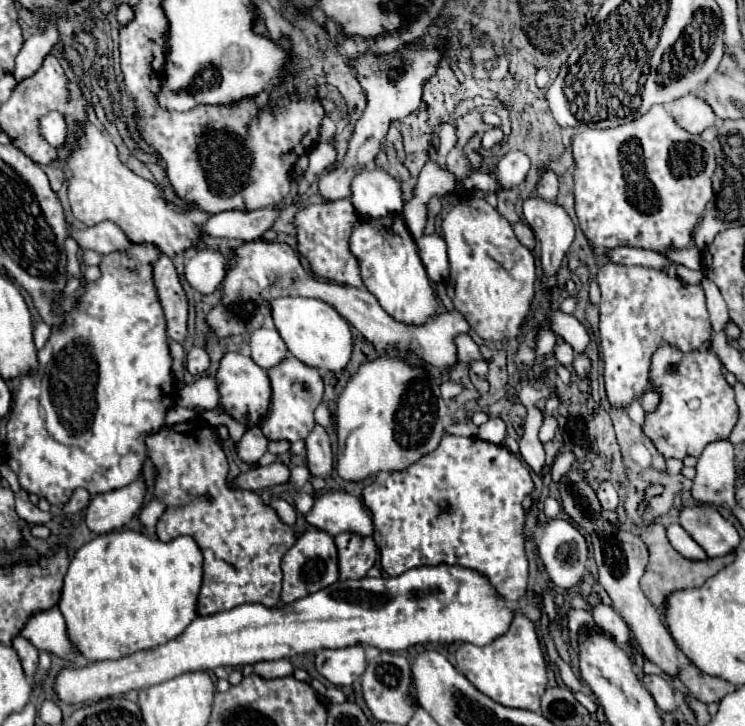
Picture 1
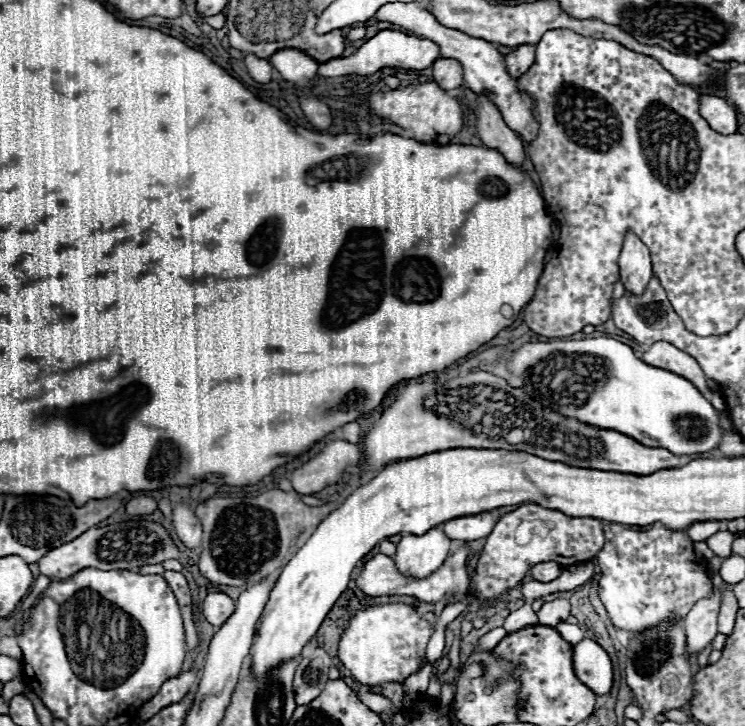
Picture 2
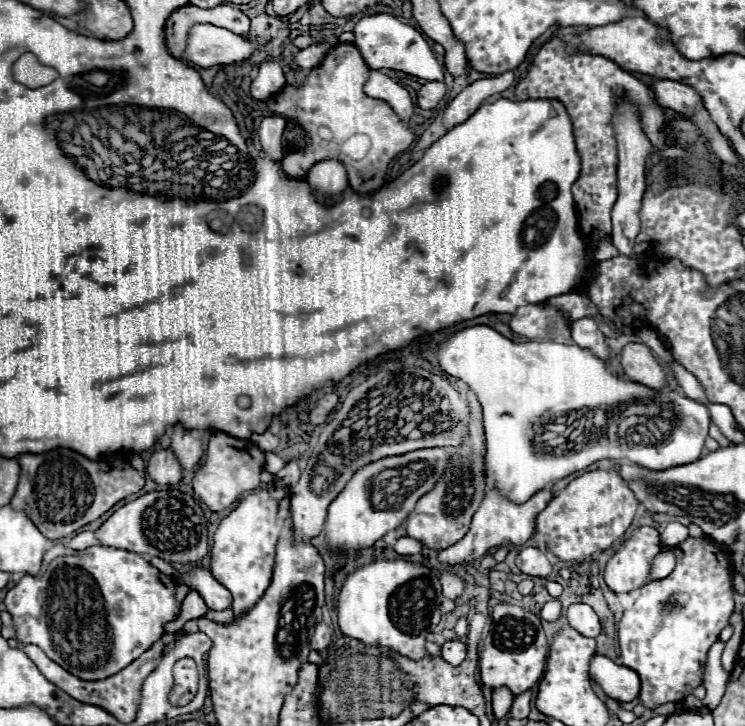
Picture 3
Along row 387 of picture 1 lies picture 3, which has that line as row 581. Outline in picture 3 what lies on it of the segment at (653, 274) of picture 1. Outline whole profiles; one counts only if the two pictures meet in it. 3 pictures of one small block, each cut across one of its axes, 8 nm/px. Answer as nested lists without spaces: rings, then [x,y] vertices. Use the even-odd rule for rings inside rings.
[[[642,526],[638,532],[608,560],[604,580],[616,594],[632,592],[650,582],[652,560],[662,552],[660,534],[652,526]]]

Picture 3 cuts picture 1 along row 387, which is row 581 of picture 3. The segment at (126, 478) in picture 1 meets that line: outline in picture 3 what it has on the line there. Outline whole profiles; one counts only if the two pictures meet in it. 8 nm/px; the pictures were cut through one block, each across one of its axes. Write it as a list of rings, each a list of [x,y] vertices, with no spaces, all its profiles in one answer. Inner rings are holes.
[[[92,546],[86,550],[68,550],[66,548],[66,550],[60,550],[60,554],[64,554],[64,556],[56,556],[50,562],[48,562],[48,556],[44,556],[44,568],[40,570],[40,574],[38,576],[22,576],[20,582],[6,594],[4,602],[6,602],[6,610],[12,616],[12,624],[14,624],[18,640],[26,642],[26,644],[40,646],[50,660],[58,662],[66,672],[74,674],[76,678],[86,678],[88,682],[94,682],[94,678],[110,678],[110,674],[118,674],[118,670],[124,670],[130,662],[134,662],[134,658],[144,654],[164,634],[164,626],[168,622],[174,622],[178,618],[180,604],[176,602],[176,580],[172,576],[162,574],[158,568],[154,568],[140,554],[110,548],[110,546]]]

